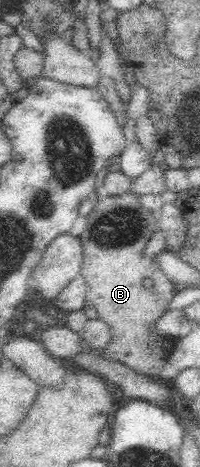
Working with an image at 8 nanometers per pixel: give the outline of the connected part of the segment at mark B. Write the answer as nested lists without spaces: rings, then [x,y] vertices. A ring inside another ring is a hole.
[[[131,192],[114,196],[103,195],[87,218],[80,236],[84,250],[81,275],[87,284],[85,301],[96,308],[98,317],[108,324],[111,333],[100,354],[120,361],[141,374],[159,378],[172,345],[180,341],[179,337],[160,337],[148,333],[149,327],[163,315],[163,310],[174,297],[174,285],[158,266],[158,258],[142,256],[142,250],[152,233],[159,228],[160,220],[142,207],[139,199]],[[146,279],[152,279],[154,287],[146,288]],[[157,339],[164,339],[169,346],[164,351],[151,352],[146,349],[146,342]]]

